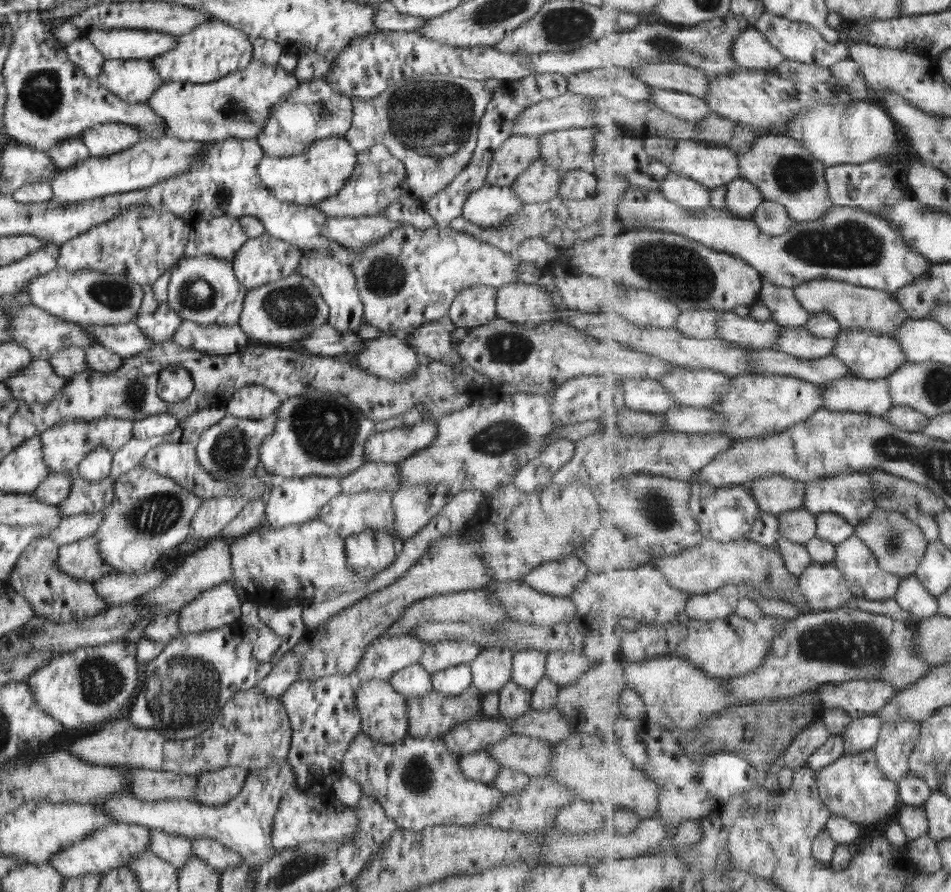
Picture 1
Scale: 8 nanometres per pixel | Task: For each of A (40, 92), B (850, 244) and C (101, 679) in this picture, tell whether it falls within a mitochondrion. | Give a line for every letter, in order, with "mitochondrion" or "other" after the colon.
A: mitochondrion
B: mitochondrion
C: mitochondrion

